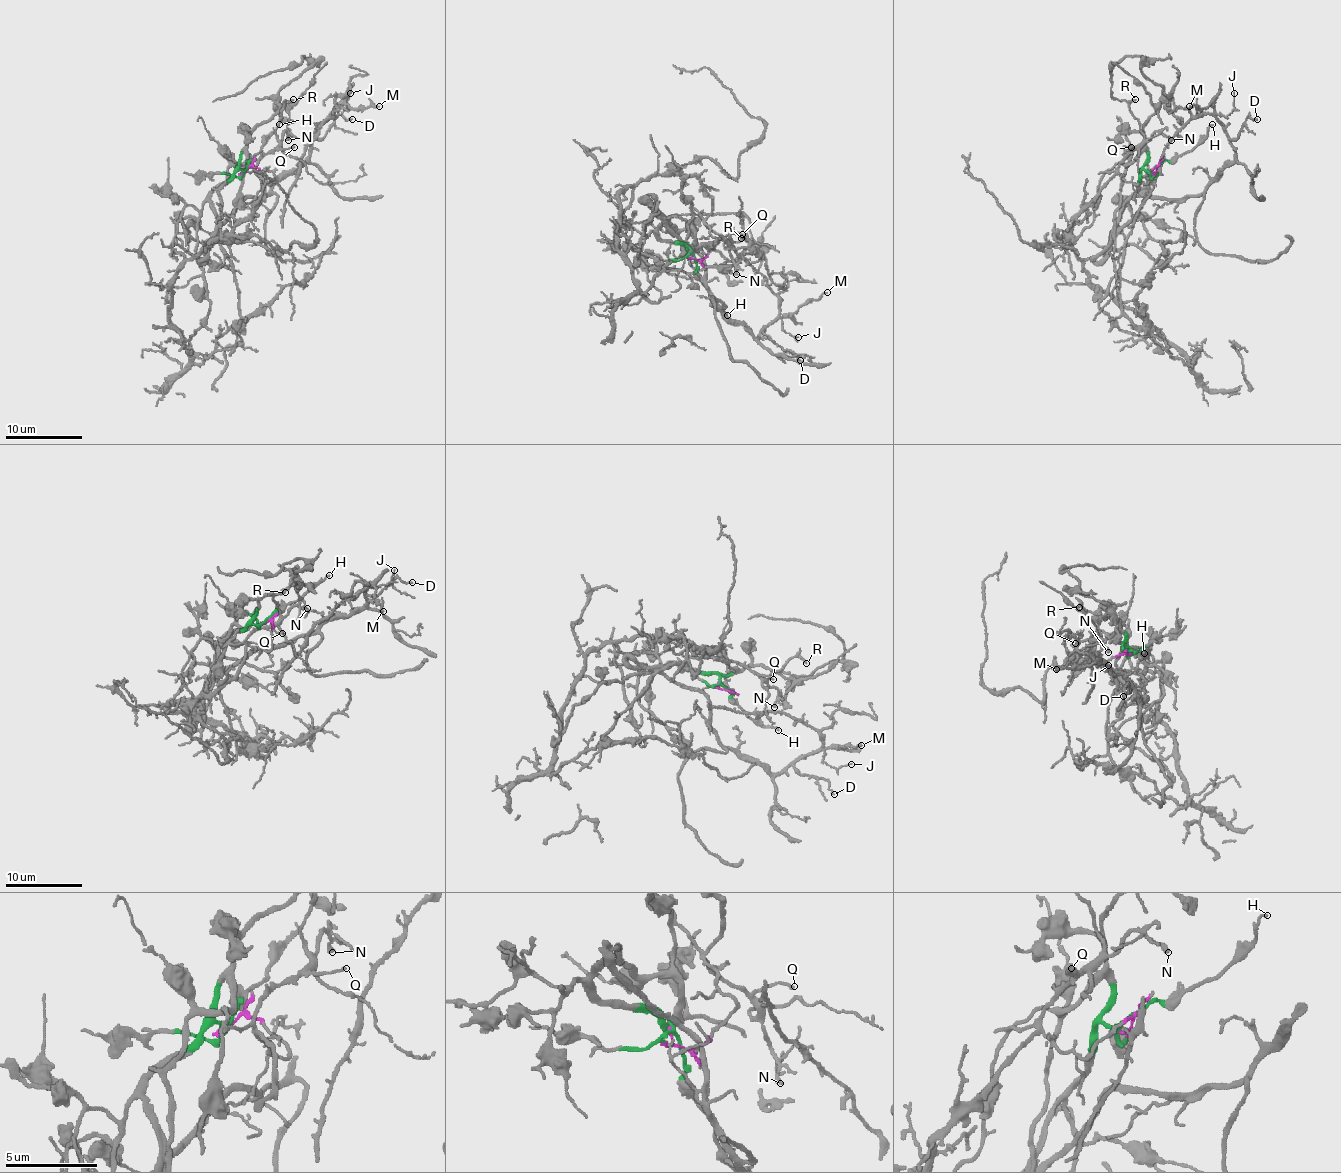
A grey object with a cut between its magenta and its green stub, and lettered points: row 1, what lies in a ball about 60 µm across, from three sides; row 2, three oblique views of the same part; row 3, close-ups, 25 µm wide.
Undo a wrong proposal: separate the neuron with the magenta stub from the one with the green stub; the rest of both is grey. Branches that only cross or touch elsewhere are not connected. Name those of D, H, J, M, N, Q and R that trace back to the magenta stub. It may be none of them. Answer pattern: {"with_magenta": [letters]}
{"with_magenta": ["N", "Q", "R"]}

